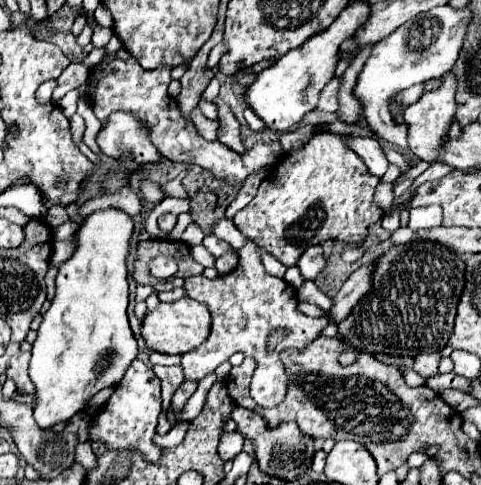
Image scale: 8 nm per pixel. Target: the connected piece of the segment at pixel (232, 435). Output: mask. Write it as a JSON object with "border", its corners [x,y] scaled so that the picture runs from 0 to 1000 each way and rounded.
{"border":[[[462,891],[457,915],[453,915],[453,936],[462,948],[478,948],[491,936],[503,932],[503,915],[507,915],[507,899],[499,891]]]}

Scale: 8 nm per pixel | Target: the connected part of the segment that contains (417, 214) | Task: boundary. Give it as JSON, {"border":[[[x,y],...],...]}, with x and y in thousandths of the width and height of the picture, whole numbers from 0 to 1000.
{"border":[[[886,425],[886,429],[861,429],[861,433],[852,433],[852,458],[848,458],[848,466],[857,474],[902,470],[911,462],[919,462],[919,429],[915,425]]]}

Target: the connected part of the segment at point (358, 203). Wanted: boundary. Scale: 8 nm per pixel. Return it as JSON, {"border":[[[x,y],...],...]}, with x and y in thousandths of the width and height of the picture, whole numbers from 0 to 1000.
{"border":[[[669,256],[657,276],[632,297],[628,309],[611,309],[595,318],[545,371],[532,404],[516,425],[507,425],[486,445],[486,462],[495,474],[516,487],[528,503],[549,507],[565,528],[574,528],[590,548],[615,548],[624,524],[674,495],[711,495],[711,499],[753,499],[761,491],[761,470],[786,454],[794,454],[790,429],[773,416],[782,384],[790,369],[761,351],[753,326],[744,326],[723,301],[719,285],[728,276],[699,276]]]}

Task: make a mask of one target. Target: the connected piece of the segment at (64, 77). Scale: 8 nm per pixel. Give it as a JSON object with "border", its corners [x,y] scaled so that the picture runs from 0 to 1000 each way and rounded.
{"border":[[[146,132],[125,157],[121,157],[121,177],[112,181],[112,194],[108,194],[108,210],[121,210],[129,206],[129,198],[154,181],[166,181],[179,161],[183,161],[187,144],[175,136],[175,132]]]}

